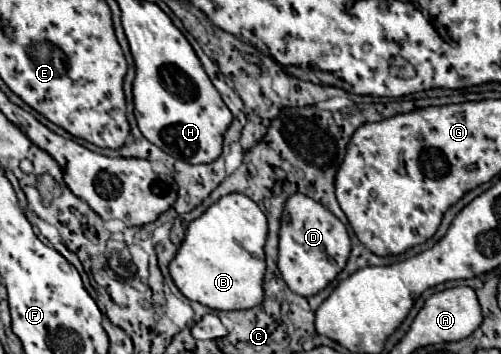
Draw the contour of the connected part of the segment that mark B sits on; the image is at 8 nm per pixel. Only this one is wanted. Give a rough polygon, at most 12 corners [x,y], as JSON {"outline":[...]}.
{"outline":[[222,196],[168,266],[212,310],[262,302],[266,216]]}

